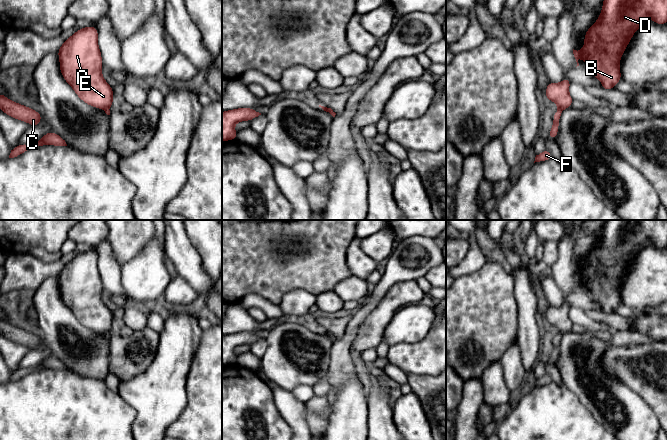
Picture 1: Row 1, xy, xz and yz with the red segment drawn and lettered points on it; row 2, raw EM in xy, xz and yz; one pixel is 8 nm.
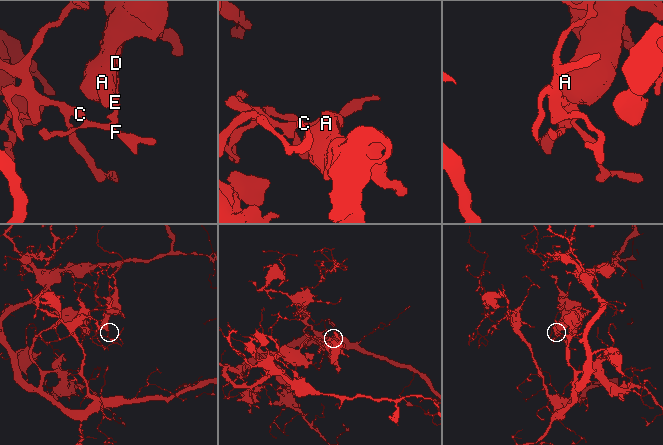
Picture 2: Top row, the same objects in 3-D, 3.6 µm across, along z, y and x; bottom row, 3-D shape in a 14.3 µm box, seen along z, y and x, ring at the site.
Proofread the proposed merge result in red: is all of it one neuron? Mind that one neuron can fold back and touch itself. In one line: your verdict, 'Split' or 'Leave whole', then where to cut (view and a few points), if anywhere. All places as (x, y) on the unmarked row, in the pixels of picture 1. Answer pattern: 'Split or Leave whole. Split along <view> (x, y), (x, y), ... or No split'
Split. Split along yz (559, 332), (562, 333)

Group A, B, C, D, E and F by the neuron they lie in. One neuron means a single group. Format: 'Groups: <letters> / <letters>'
Groups: A B D E / C F

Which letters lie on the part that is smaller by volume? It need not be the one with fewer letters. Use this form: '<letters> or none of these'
A, B, D, E

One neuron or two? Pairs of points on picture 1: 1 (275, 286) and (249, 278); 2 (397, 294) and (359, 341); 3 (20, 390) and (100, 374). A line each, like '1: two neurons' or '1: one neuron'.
1: one neuron
2: one neuron
3: two neurons

